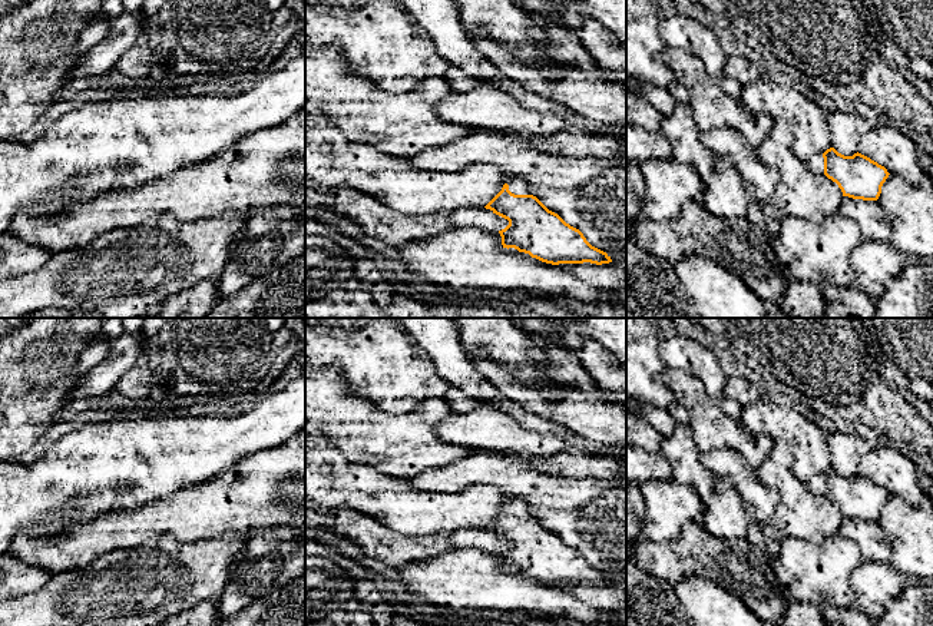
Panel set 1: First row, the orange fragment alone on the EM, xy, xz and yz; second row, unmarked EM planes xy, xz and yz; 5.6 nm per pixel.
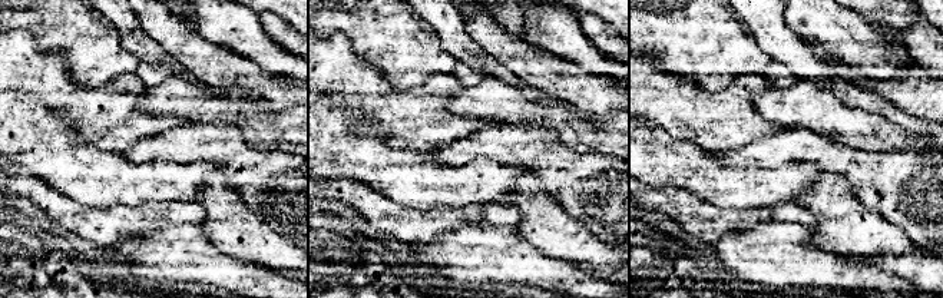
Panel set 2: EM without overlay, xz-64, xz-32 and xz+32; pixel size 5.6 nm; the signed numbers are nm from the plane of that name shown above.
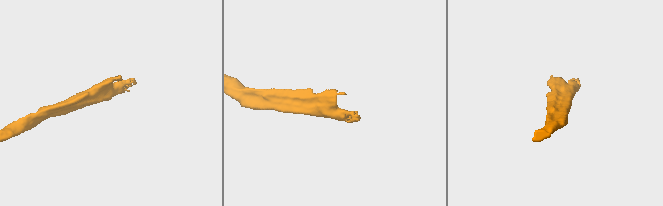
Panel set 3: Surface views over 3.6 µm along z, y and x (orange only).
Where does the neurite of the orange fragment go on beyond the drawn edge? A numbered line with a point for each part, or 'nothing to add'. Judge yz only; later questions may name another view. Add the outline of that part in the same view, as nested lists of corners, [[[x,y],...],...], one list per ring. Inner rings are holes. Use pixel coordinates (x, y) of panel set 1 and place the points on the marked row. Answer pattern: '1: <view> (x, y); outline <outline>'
1: yz (816, 164); outline [[[817,153],[814,156],[811,156],[807,162],[805,162],[807,168],[818,175],[824,175],[824,158],[823,153]]]

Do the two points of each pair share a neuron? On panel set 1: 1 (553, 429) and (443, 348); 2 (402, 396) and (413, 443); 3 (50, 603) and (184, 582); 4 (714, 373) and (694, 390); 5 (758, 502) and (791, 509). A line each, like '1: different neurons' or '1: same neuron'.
1: same neuron
2: different neurons
3: same neuron
4: different neurons
5: different neurons

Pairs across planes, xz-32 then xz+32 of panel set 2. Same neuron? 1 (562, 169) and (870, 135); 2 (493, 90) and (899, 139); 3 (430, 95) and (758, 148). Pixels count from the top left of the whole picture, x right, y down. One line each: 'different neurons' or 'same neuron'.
1: different neurons
2: same neuron
3: different neurons

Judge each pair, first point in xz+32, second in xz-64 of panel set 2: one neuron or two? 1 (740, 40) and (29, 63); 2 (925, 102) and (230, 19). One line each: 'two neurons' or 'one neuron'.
1: two neurons
2: two neurons

